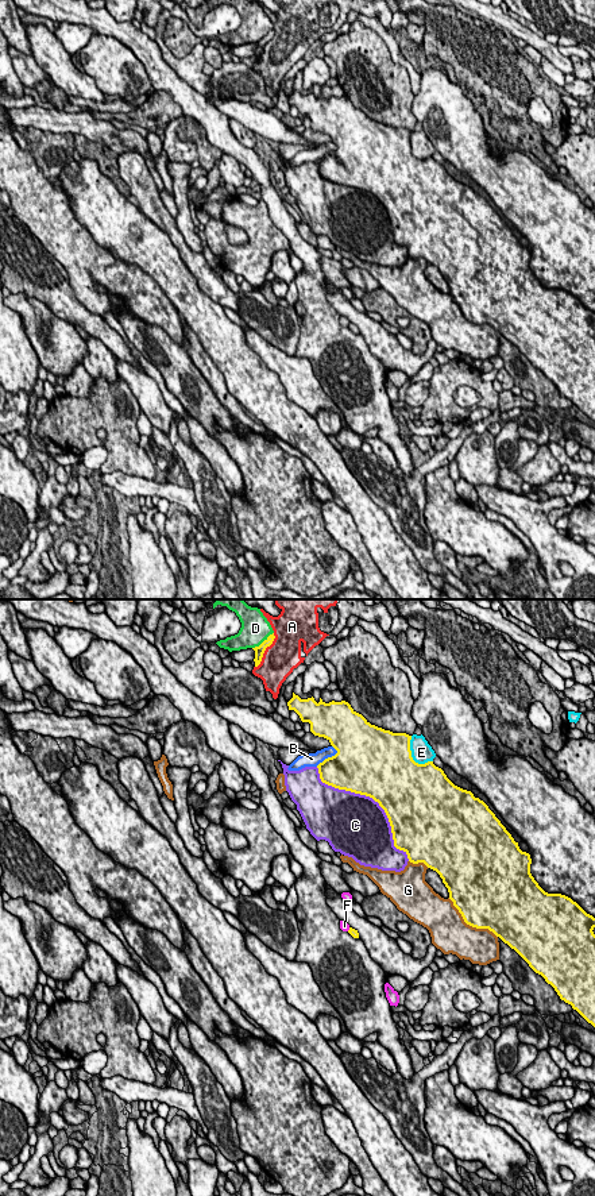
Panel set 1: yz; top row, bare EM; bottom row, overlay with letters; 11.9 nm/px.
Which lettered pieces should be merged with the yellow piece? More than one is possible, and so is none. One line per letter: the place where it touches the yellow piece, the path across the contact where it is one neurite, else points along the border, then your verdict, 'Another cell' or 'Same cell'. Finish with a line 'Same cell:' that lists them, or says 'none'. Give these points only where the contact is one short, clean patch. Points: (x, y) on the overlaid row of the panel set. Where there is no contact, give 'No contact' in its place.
A: Touches yellow at yz (265, 649). Another cell
B: Touches yellow at yz (328, 757). Same cell
C: Touches yellow at yz (373, 798). Another cell
D: Touches yellow at yz (263, 641). Another cell
E: Touches yellow at yz (412, 757). Another cell
F: Touches yellow at yz (350, 929). Boundary: yz (350, 928), (347, 930). Another cell
G: Touches yellow at yz (470, 925). Another cell
Same cell: B

